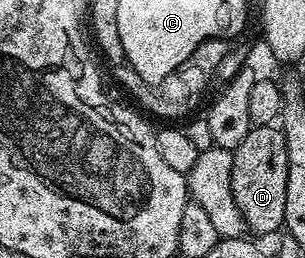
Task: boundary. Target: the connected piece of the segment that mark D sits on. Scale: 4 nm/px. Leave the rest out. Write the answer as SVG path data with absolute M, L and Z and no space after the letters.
M252 127L245 142L241 142L241 146L237 146L233 151L235 157L231 189L244 225L250 231L252 228L256 237L267 236L278 228L282 229L287 189L287 139L283 136L282 127Z

